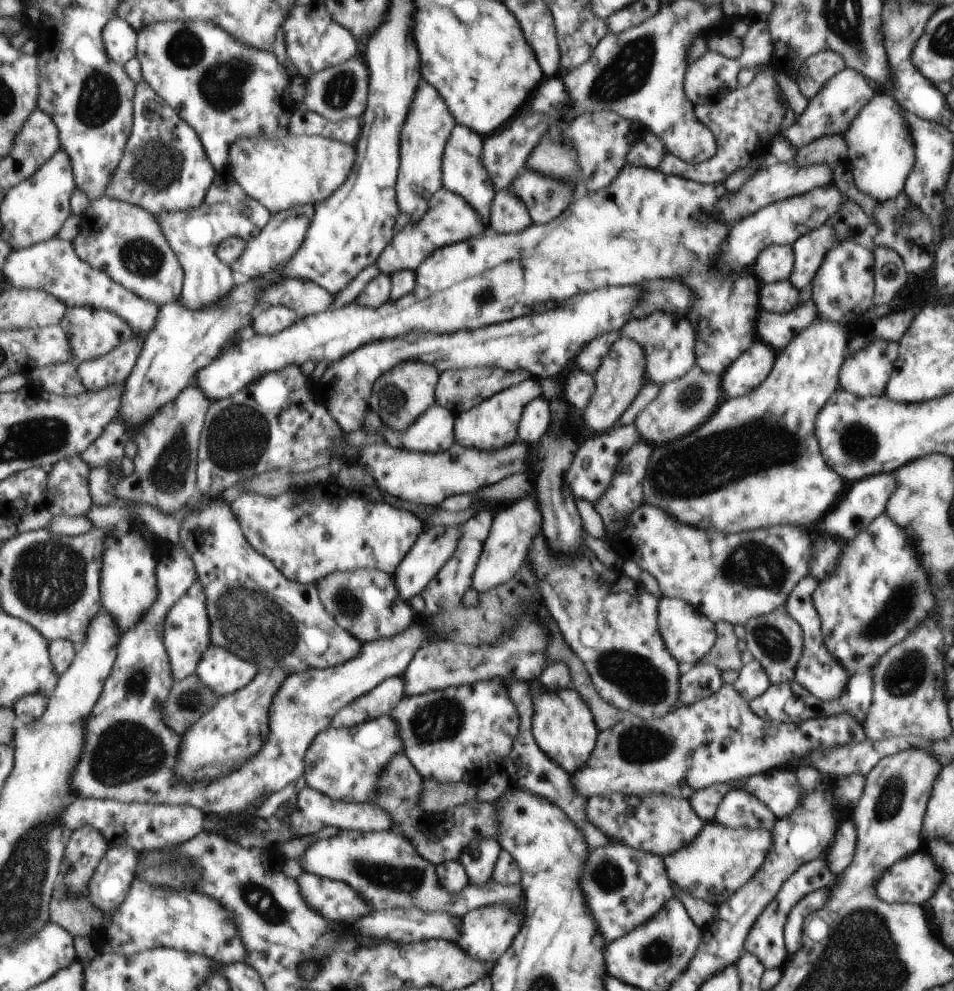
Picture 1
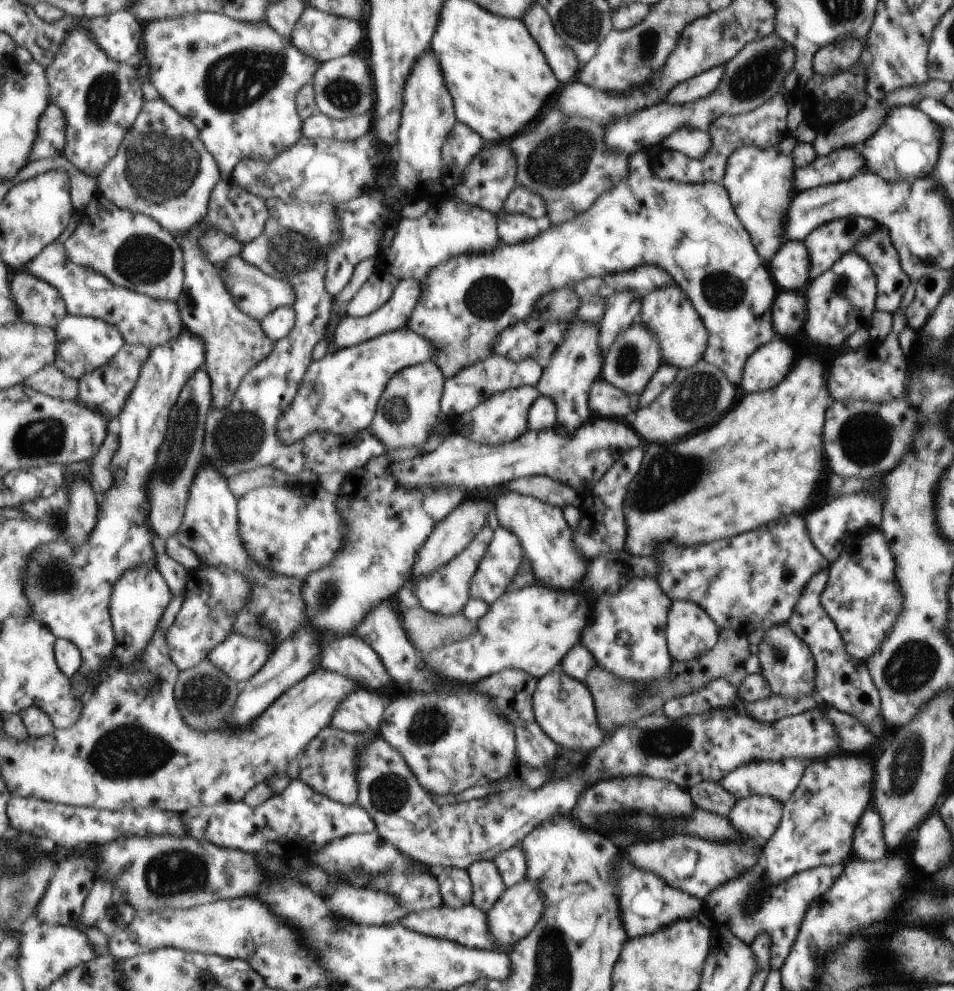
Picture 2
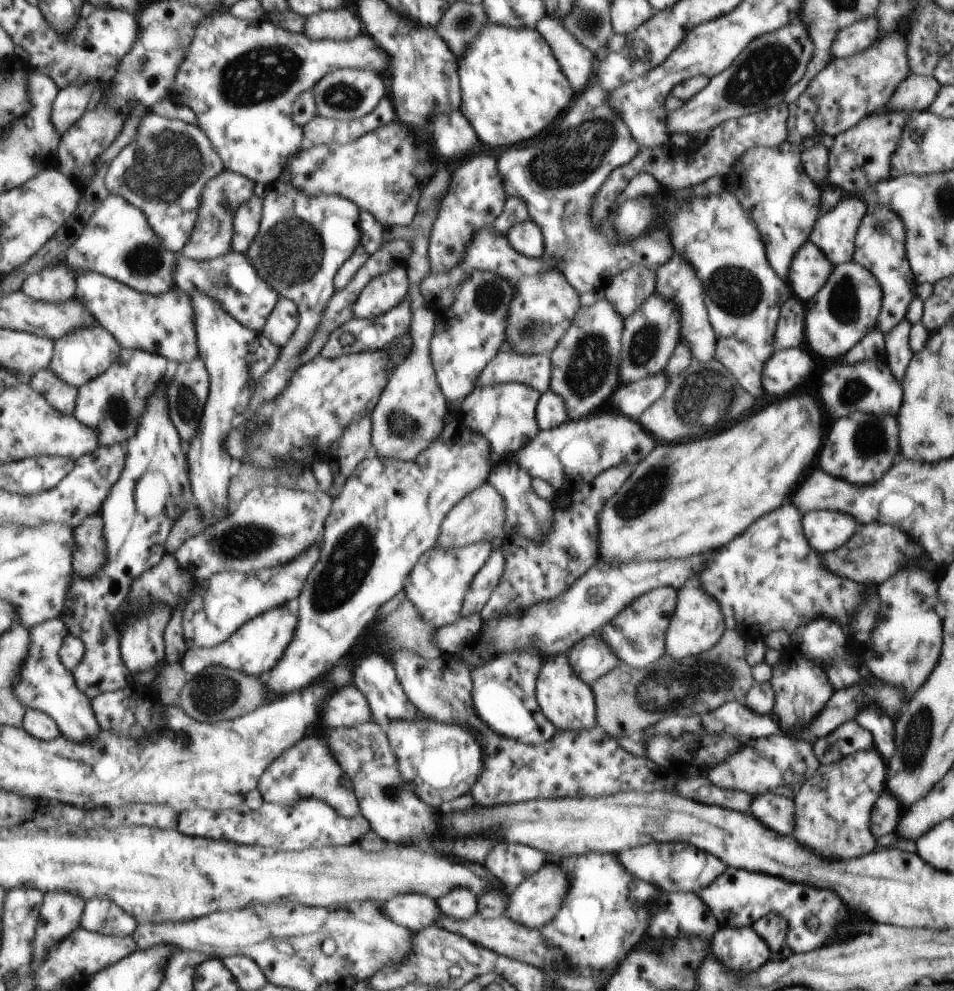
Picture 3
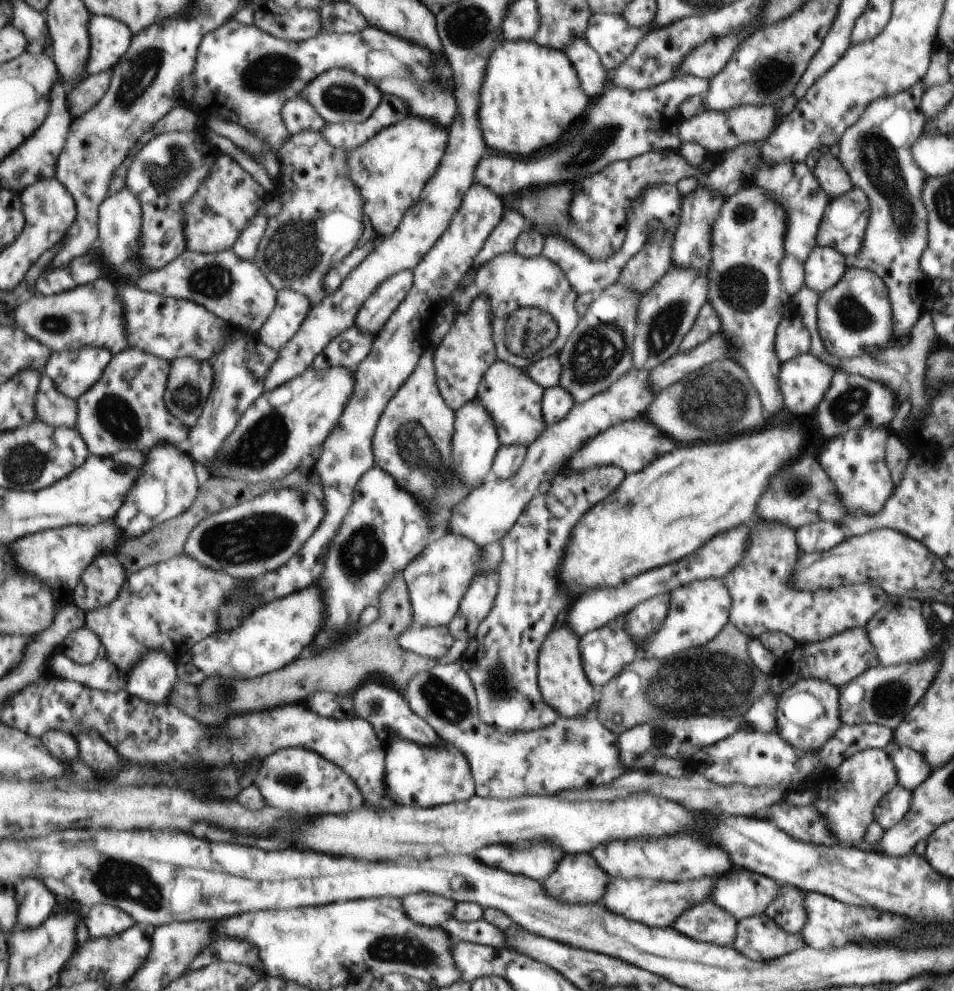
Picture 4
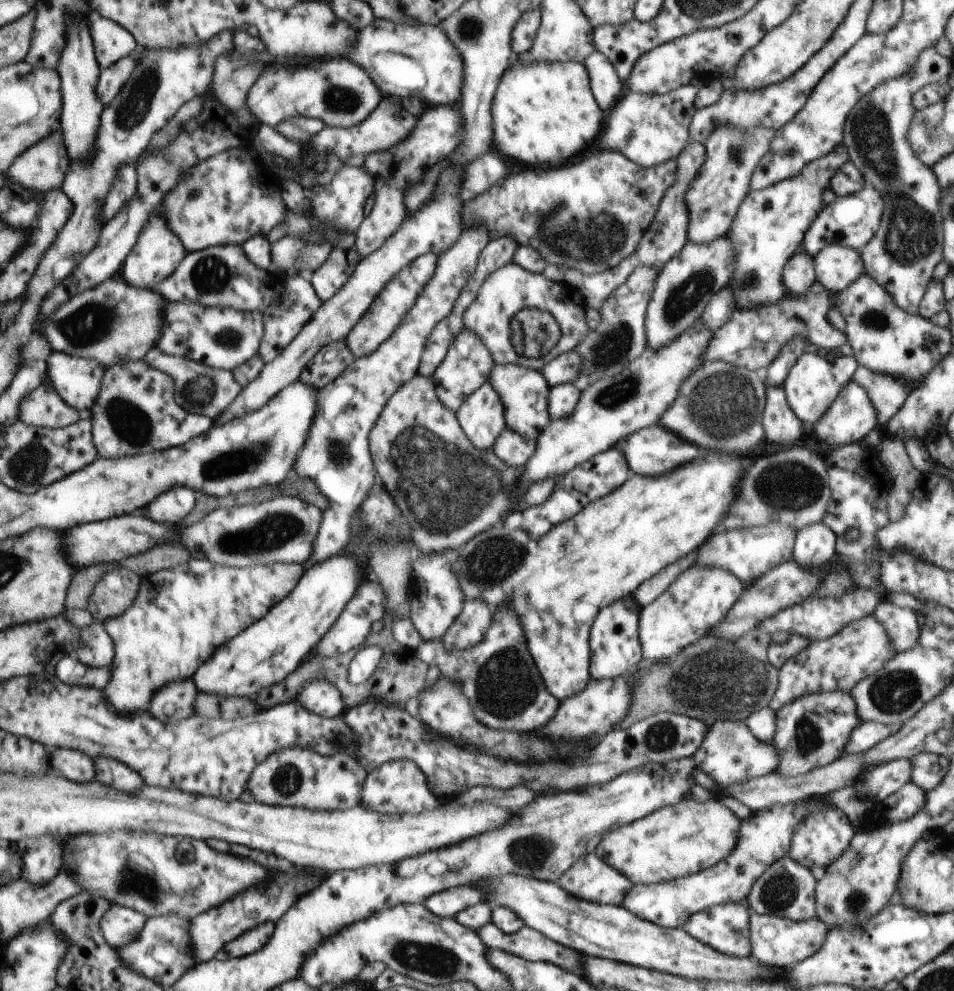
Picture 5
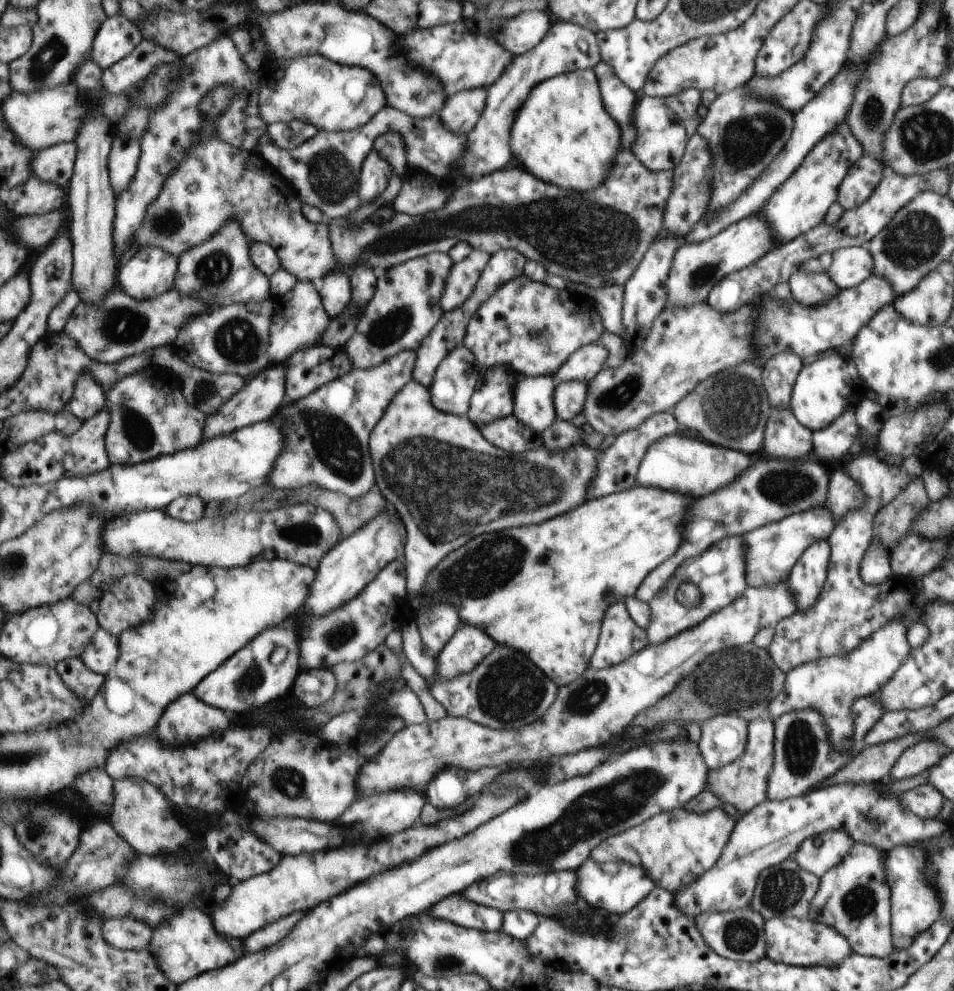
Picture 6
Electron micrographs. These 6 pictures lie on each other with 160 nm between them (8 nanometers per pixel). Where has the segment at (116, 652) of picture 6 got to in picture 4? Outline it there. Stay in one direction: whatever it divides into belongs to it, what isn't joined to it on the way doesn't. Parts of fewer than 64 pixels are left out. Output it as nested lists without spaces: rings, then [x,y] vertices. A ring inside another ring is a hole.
[[[85,626],[72,632],[59,651],[70,660],[86,665],[103,656],[103,646],[100,636]]]

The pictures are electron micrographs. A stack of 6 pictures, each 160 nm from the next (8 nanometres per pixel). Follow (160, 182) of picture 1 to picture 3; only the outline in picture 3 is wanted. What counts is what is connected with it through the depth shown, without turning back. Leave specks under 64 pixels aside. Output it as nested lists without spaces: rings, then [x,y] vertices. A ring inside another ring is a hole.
[[[149,112],[140,126],[135,145],[125,147],[121,154],[112,160],[104,182],[110,194],[121,195],[138,206],[147,215],[163,246],[179,255],[193,235],[201,214],[202,194],[207,184],[225,169],[223,159],[201,126],[186,124],[178,119],[169,119]]]

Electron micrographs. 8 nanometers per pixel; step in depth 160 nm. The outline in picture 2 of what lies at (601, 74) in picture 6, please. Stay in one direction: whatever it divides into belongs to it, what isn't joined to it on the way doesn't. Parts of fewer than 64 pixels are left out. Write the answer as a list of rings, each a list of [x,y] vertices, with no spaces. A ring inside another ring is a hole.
[[[535,2],[521,21],[526,25],[534,41],[542,48],[551,70],[555,70],[555,78],[563,86],[569,84],[575,78],[579,66],[578,57],[554,29],[553,20],[543,7]]]

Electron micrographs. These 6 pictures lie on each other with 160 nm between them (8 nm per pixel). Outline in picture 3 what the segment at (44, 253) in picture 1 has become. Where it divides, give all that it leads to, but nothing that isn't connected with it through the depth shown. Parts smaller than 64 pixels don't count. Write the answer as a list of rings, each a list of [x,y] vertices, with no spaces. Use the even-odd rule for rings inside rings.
[[[95,271],[77,272],[76,275],[77,297],[102,327],[115,335],[123,348],[160,354],[178,364],[200,356],[196,314],[189,292],[177,287],[163,294],[144,293]]]

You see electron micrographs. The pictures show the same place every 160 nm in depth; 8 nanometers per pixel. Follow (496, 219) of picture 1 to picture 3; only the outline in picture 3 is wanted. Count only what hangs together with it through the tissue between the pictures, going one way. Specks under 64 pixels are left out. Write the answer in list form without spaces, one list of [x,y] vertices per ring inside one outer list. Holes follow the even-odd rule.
[[[525,221],[513,225],[509,230],[509,240],[511,246],[518,251],[519,254],[531,257],[542,257],[545,242],[543,242],[541,228],[533,221]]]

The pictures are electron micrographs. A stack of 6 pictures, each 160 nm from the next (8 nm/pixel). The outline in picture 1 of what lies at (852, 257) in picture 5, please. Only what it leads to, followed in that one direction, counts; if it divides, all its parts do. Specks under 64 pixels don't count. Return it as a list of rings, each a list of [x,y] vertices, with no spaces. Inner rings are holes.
[[[769,245],[756,256],[751,269],[759,282],[787,282],[793,268],[791,245]]]

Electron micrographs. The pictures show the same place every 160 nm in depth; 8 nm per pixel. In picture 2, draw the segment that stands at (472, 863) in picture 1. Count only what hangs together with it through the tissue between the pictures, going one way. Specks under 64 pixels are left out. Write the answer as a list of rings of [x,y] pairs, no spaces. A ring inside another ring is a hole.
[[[492,860],[475,861],[467,870],[473,883],[471,904],[482,911],[488,911],[506,888],[495,864]]]

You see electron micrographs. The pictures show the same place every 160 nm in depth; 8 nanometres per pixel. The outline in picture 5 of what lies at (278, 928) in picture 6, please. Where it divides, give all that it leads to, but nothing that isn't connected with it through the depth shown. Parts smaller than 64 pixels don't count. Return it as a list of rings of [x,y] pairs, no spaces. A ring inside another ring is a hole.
[[[273,922],[257,926],[255,930],[249,930],[247,934],[243,934],[241,938],[237,938],[235,942],[227,944],[227,948],[223,948],[217,954],[217,958],[219,960],[227,960],[227,958],[235,958],[235,956],[253,954],[253,952],[261,950],[263,946],[267,946],[269,940],[273,938],[273,934],[275,934],[275,924]]]

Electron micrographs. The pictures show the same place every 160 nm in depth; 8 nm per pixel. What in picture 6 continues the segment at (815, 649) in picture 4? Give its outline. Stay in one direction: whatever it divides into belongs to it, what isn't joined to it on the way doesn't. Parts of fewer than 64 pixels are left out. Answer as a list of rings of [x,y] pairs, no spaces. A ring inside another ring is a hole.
[[[893,619],[882,629],[871,633],[861,645],[845,656],[821,657],[790,670],[784,675],[782,691],[768,704],[767,716],[773,720],[791,711],[813,709],[825,719],[833,748],[845,754],[854,736],[854,715],[851,712],[854,702],[875,694],[887,684],[906,661],[910,649],[905,624],[900,619]]]

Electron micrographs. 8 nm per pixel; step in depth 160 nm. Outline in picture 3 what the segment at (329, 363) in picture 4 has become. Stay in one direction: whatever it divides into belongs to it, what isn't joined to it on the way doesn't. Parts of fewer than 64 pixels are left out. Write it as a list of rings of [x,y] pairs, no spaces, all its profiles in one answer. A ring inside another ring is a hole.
[[[408,295],[397,306],[391,308],[380,317],[374,319],[360,319],[355,317],[344,325],[341,325],[330,336],[330,341],[321,352],[326,359],[336,359],[343,355],[362,353],[365,351],[383,351],[395,337],[409,330],[411,320],[410,302]]]

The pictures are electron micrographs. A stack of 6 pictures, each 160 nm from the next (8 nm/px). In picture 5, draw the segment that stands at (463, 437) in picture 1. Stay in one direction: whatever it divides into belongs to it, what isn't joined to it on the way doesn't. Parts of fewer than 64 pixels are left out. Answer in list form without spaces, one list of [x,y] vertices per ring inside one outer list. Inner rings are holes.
[[[509,363],[493,365],[490,369],[489,381],[502,400],[507,427],[517,431],[523,438],[535,440],[549,424],[547,401],[551,386],[546,378],[539,371]]]

